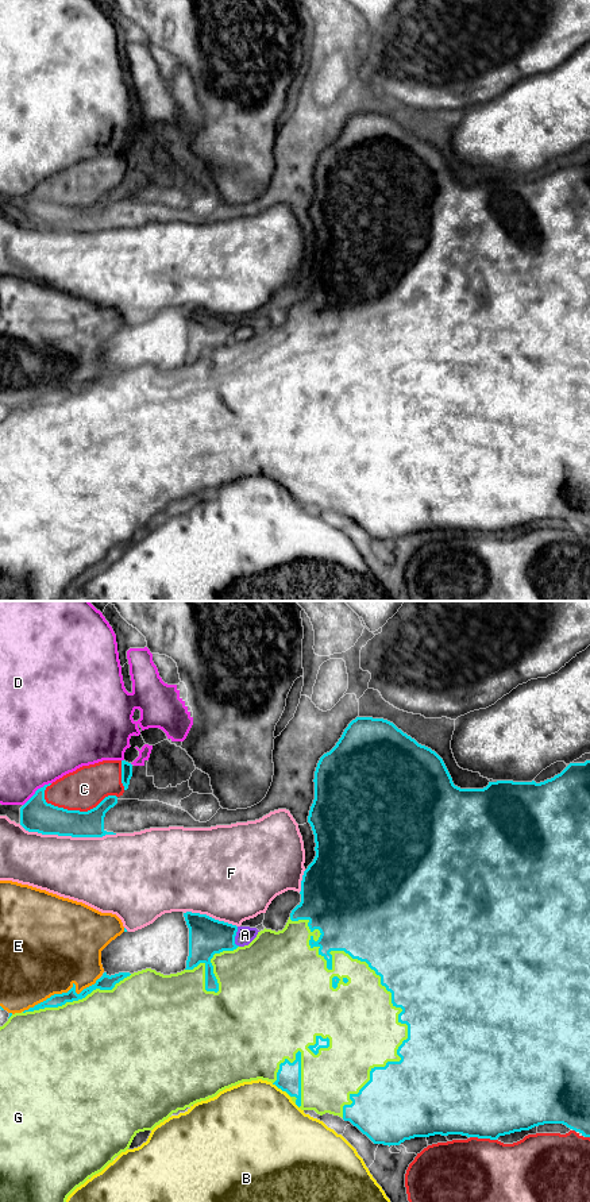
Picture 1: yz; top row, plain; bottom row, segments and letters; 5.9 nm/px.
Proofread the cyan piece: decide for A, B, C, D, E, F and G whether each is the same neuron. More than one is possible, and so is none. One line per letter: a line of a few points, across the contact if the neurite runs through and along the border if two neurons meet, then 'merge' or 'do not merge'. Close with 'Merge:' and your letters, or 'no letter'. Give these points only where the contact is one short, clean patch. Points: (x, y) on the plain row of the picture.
A: do not merge
B: do not merge
C: do not merge
D: do not merge
E: do not merge
F: do not merge
G: merge
Merge: G

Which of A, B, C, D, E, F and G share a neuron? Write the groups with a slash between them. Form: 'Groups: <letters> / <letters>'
Groups: A / B / C / D / E / F / G

